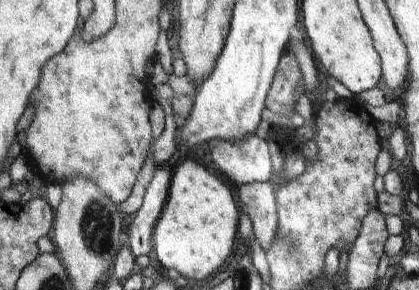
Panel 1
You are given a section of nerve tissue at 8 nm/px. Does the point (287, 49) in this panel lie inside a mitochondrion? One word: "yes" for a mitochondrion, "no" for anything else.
no

